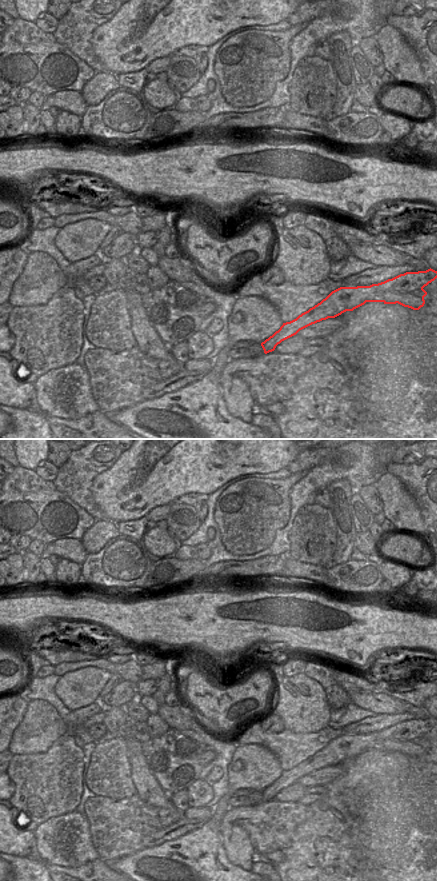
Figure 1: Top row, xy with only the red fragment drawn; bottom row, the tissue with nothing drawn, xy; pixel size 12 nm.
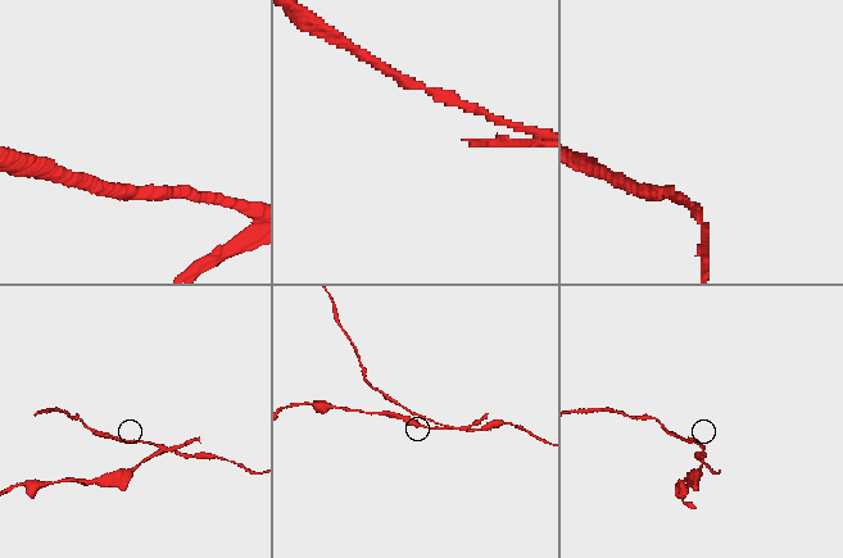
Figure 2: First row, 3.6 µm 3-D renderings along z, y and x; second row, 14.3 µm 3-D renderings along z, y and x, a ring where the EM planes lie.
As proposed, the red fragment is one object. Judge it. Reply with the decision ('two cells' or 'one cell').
two cells

